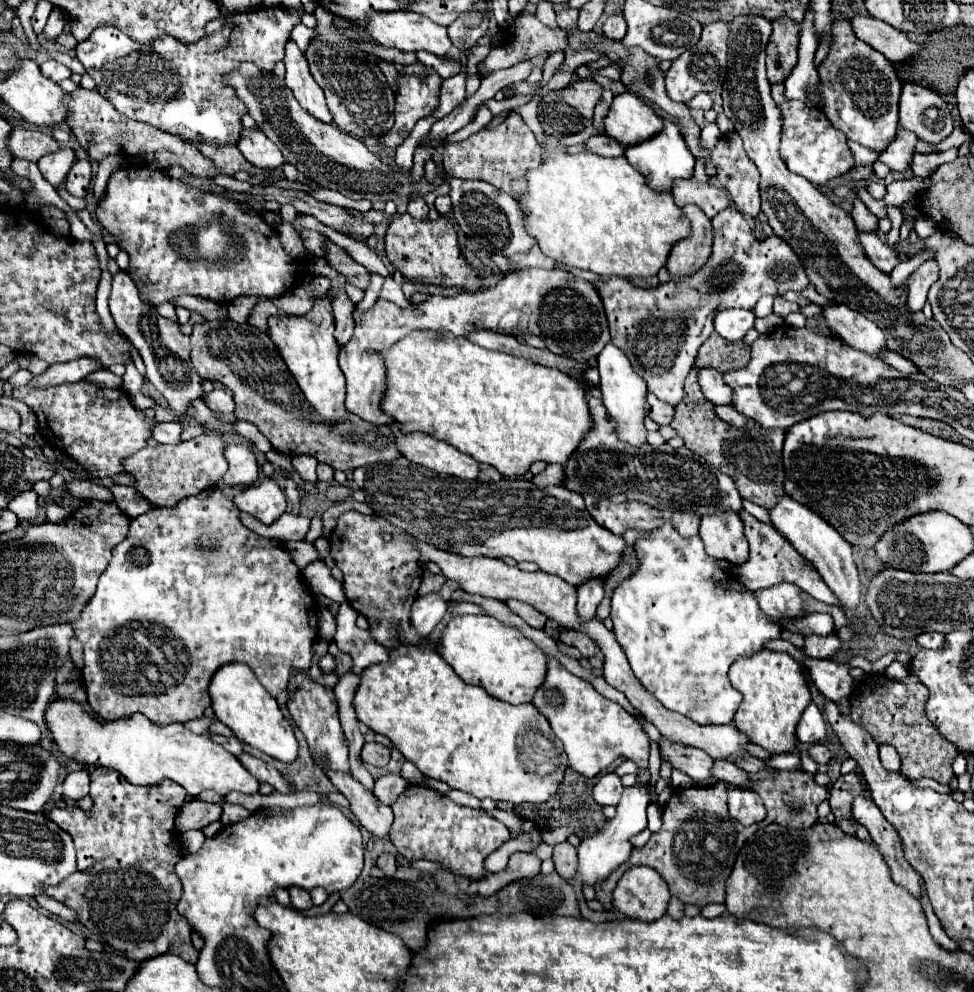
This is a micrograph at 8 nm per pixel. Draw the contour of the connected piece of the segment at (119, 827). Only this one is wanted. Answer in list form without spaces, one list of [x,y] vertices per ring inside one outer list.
[[[107,767],[91,771],[93,809],[83,813],[75,807],[53,807],[49,819],[65,829],[77,849],[77,871],[57,887],[47,887],[47,895],[65,903],[79,915],[97,939],[123,951],[141,963],[157,955],[175,953],[189,963],[197,963],[199,951],[191,943],[191,925],[177,913],[181,883],[173,871],[181,859],[175,851],[175,817],[187,799],[187,791],[171,781],[159,785],[131,785],[121,773]]]

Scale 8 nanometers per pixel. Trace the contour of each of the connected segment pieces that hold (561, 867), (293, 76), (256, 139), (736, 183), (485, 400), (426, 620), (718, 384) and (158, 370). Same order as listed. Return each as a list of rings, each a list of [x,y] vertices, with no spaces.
[[[563,841],[559,845],[553,847],[553,863],[555,863],[555,871],[563,877],[563,879],[571,879],[575,875],[575,865],[577,865],[577,849],[569,843]]]
[[[289,41],[285,45],[285,59],[283,59],[283,63],[287,67],[285,83],[293,91],[295,99],[299,101],[299,105],[309,115],[313,115],[317,121],[333,123],[331,111],[327,109],[327,103],[325,103],[325,95],[323,95],[321,87],[315,83],[315,79],[311,77],[305,55],[299,51],[299,47],[293,41]]]
[[[243,129],[237,147],[243,157],[259,169],[279,169],[285,163],[277,145],[261,129]]]
[[[735,131],[723,135],[715,145],[715,153],[712,161],[717,167],[717,181],[729,191],[741,213],[757,217],[761,213],[759,171],[747,157],[741,137]]]
[[[413,331],[379,355],[387,369],[381,409],[399,423],[401,433],[421,431],[443,439],[479,463],[493,465],[503,477],[521,477],[533,461],[565,465],[591,425],[587,393],[577,379],[523,357],[487,351],[465,337],[451,337],[451,333],[439,331]]]
[[[437,593],[417,597],[411,607],[411,625],[421,637],[427,637],[435,629],[435,625],[443,619],[445,611],[447,601],[443,601]]]
[[[701,369],[699,371],[699,385],[705,395],[713,405],[729,405],[733,397],[733,389],[725,385],[723,375],[715,369]]]
[[[119,271],[115,273],[115,279],[111,279],[111,295],[109,295],[109,309],[115,319],[117,329],[135,345],[139,351],[145,367],[147,367],[147,381],[167,399],[171,409],[175,409],[177,415],[183,415],[189,401],[203,397],[201,377],[191,367],[189,359],[189,337],[179,331],[179,325],[175,321],[169,321],[161,315],[157,315],[153,305],[147,305],[139,299],[139,291],[135,281]]]

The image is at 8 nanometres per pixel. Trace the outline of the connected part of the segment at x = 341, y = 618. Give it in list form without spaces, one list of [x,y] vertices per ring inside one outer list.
[[[341,603],[337,613],[337,633],[335,643],[343,653],[353,657],[353,673],[361,673],[365,667],[373,663],[381,663],[389,659],[389,649],[385,645],[375,643],[367,629],[357,627],[357,613],[349,607],[349,603]]]

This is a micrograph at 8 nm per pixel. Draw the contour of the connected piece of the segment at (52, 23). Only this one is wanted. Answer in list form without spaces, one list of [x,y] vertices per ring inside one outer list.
[[[53,9],[53,11],[51,11],[49,21],[47,21],[45,29],[41,31],[41,35],[43,35],[47,41],[51,41],[51,43],[55,43],[55,41],[59,39],[59,35],[61,35],[61,11],[59,11],[59,9]]]

